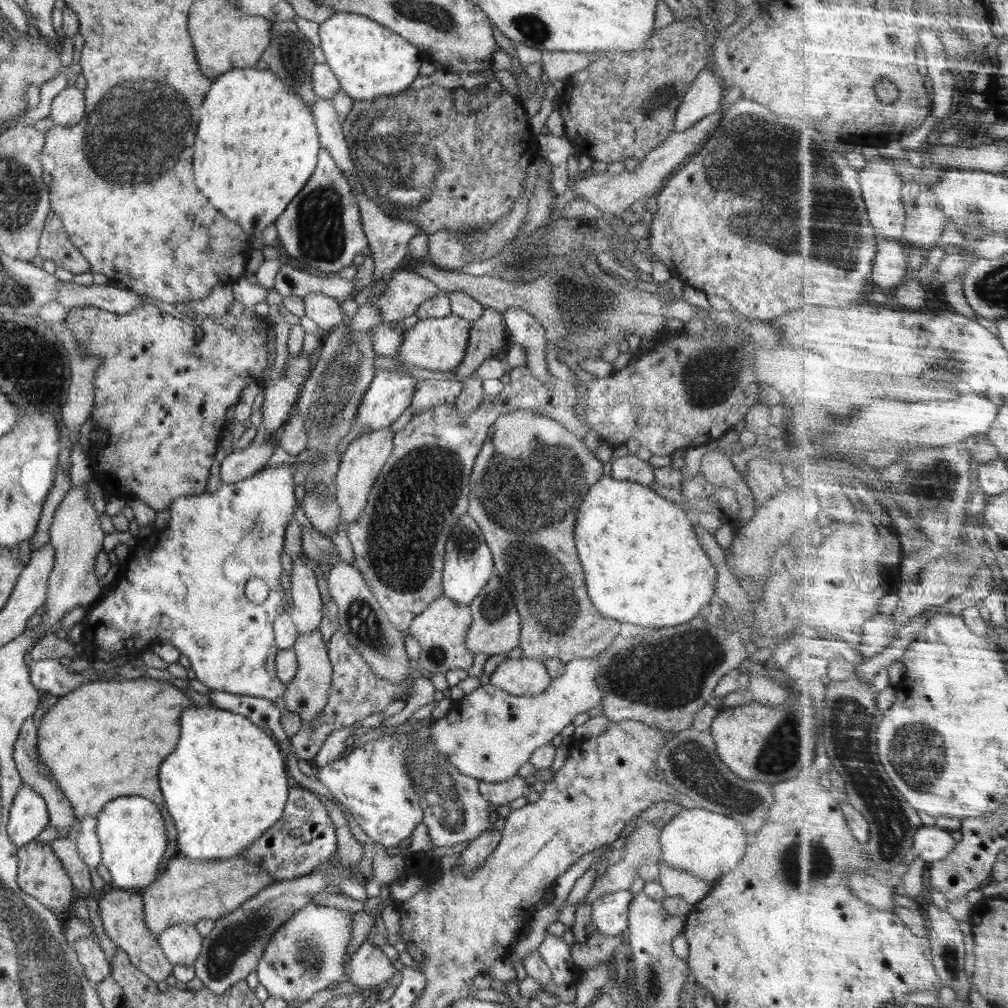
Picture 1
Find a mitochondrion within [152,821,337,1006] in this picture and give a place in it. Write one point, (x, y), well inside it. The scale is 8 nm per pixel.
(233, 942)

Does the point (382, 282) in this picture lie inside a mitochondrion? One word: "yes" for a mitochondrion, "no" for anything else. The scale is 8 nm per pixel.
no

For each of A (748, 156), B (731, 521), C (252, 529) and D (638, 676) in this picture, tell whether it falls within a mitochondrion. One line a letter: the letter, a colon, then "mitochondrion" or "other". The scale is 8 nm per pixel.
A: mitochondrion
B: other
C: mitochondrion
D: mitochondrion

